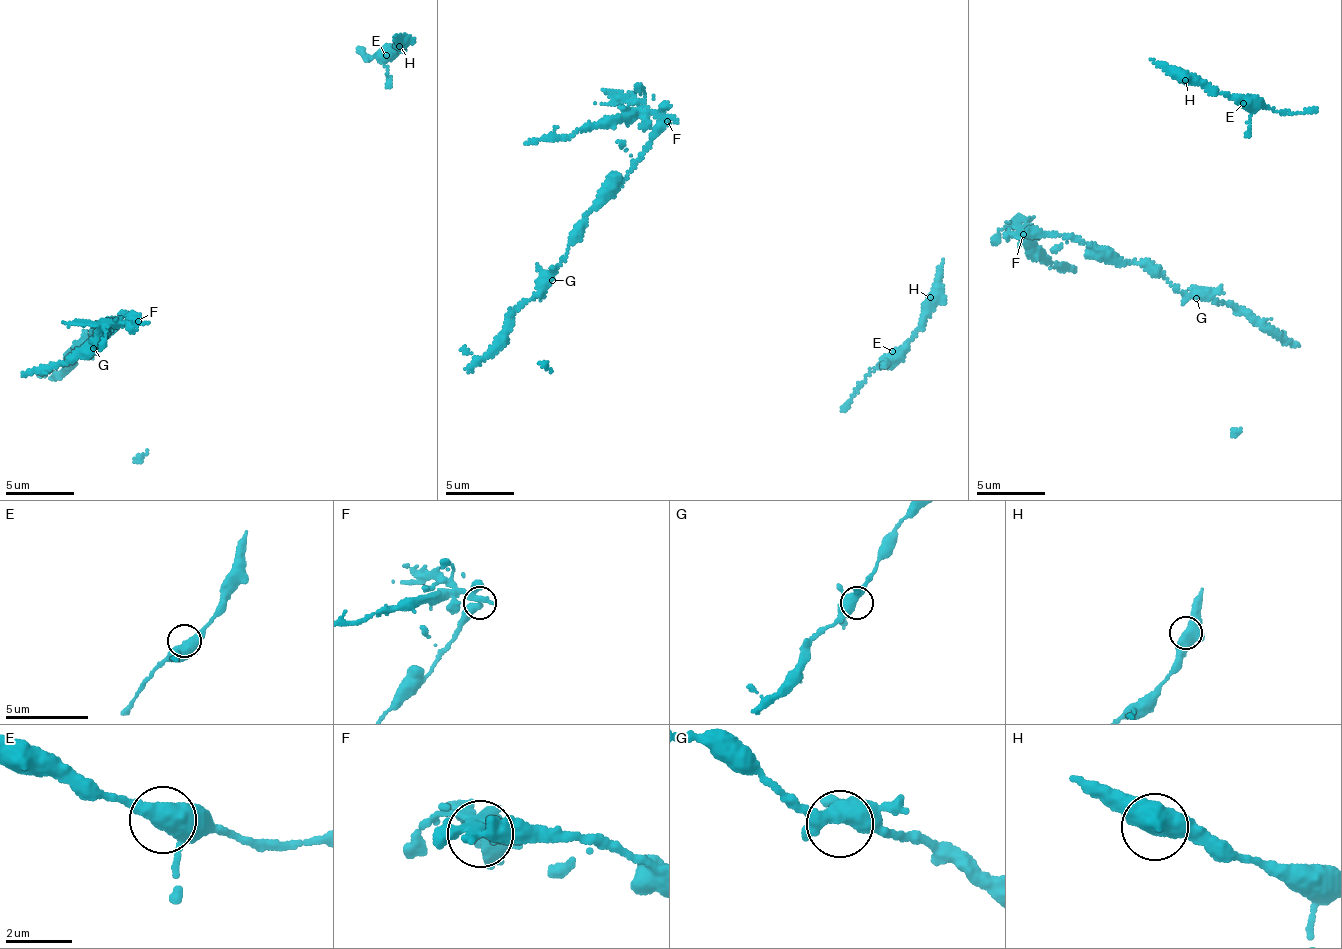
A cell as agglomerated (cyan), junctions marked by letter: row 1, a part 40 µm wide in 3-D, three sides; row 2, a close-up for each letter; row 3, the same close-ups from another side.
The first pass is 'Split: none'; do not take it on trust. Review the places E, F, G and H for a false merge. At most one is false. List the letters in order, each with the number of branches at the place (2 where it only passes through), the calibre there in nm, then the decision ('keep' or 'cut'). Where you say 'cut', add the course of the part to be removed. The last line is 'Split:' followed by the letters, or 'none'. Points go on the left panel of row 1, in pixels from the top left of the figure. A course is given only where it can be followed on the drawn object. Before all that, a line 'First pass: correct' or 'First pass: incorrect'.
First pass: incorrect
E: 3 branches meet; 400 nm thick; keep
F: 3 branches meet; 360 nm thick; cut; foreign part runs (139, 322), (114, 321), (69, 359), (22, 376)
G: 3 branches meet; 420 nm thick; keep
H: 3 branches meet; 360 nm thick; keep
Split: F

